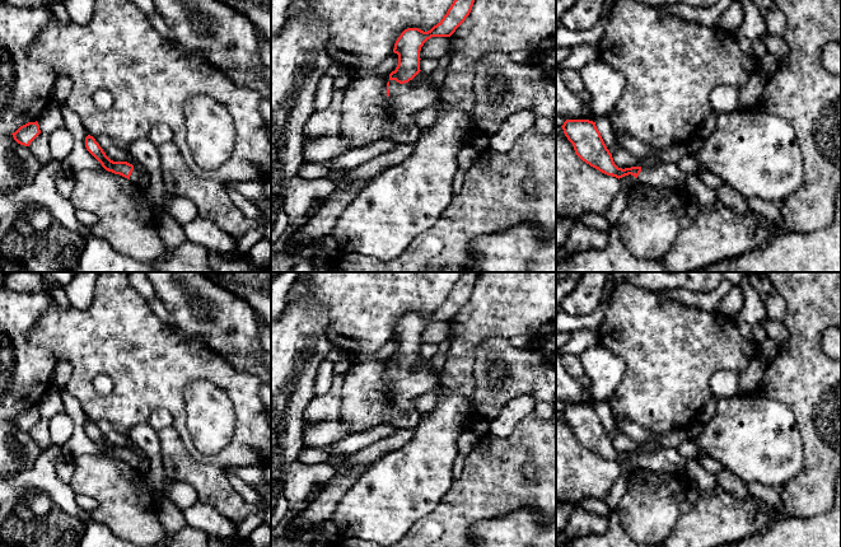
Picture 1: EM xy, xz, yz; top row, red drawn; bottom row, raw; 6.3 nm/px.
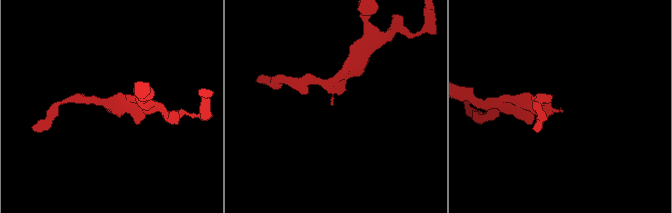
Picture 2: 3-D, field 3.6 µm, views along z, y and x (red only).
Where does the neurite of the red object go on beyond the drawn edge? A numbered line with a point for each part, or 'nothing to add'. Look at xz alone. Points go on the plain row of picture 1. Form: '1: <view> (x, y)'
1: xz (406, 384)

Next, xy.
1: xy (135, 461)

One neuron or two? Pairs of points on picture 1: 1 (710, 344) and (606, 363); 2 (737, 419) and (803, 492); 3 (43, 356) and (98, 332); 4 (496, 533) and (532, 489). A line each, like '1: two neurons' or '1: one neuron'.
1: two neurons
2: two neurons
3: two neurons
4: two neurons

